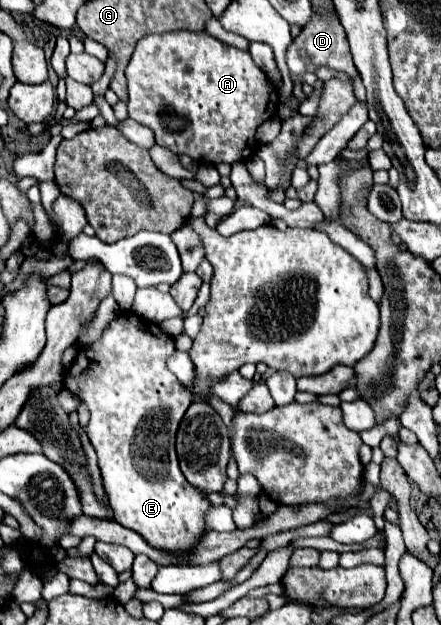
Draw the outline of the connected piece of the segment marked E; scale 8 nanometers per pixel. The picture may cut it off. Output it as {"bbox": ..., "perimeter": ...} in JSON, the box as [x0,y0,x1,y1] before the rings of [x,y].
{"bbox":[63,313,209,553],"perimeter":[[[121,313],[117,315],[117,319],[113,319],[101,333],[101,337],[83,347],[75,361],[71,363],[71,367],[67,369],[67,375],[63,377],[63,387],[69,389],[73,395],[77,395],[89,409],[89,423],[85,427],[95,451],[97,451],[97,459],[99,459],[99,469],[101,469],[101,477],[103,477],[103,487],[105,487],[105,493],[107,493],[107,499],[109,499],[109,507],[113,509],[115,513],[115,521],[137,531],[139,535],[143,535],[149,543],[153,543],[153,547],[161,547],[163,551],[173,551],[173,553],[185,553],[185,551],[191,551],[193,543],[197,543],[197,539],[205,533],[205,523],[203,523],[203,515],[209,507],[209,501],[205,499],[205,495],[201,491],[197,491],[195,487],[191,487],[185,479],[185,475],[181,475],[181,469],[179,469],[179,461],[177,461],[177,453],[175,453],[175,433],[177,433],[177,427],[187,411],[187,407],[191,405],[193,401],[193,393],[167,369],[167,357],[175,353],[175,341],[173,337],[169,337],[167,333],[161,331],[159,325],[155,323],[145,323],[145,319],[137,317],[135,313]]]}

